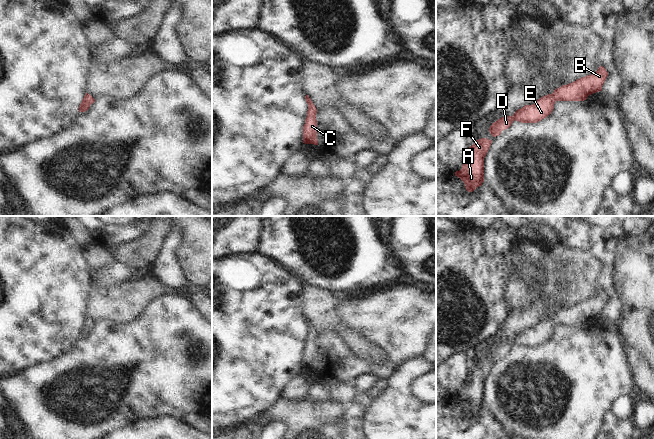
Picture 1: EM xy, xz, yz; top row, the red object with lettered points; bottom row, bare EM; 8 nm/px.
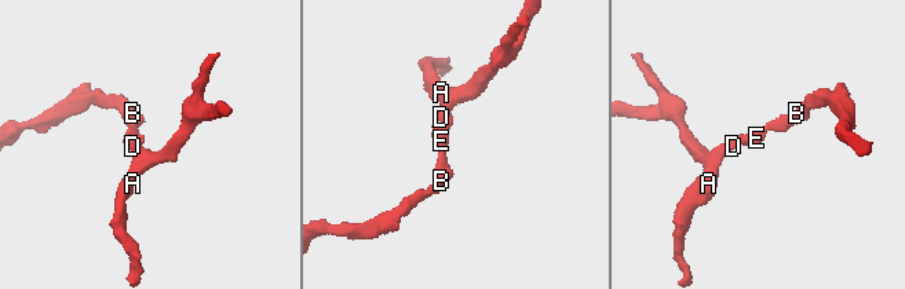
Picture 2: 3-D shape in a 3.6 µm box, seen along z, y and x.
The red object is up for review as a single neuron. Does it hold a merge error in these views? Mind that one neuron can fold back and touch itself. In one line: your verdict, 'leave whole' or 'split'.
leave whole

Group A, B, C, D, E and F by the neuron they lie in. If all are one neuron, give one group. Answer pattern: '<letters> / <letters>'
A B C D E F

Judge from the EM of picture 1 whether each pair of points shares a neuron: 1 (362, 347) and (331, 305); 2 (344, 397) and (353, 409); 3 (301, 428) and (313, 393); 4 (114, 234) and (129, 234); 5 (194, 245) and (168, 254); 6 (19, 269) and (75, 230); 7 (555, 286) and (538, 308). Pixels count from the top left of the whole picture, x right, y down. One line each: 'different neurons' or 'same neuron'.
1: same neuron
2: different neurons
3: different neurons
4: same neuron
5: different neurons
6: different neurons
7: different neurons

